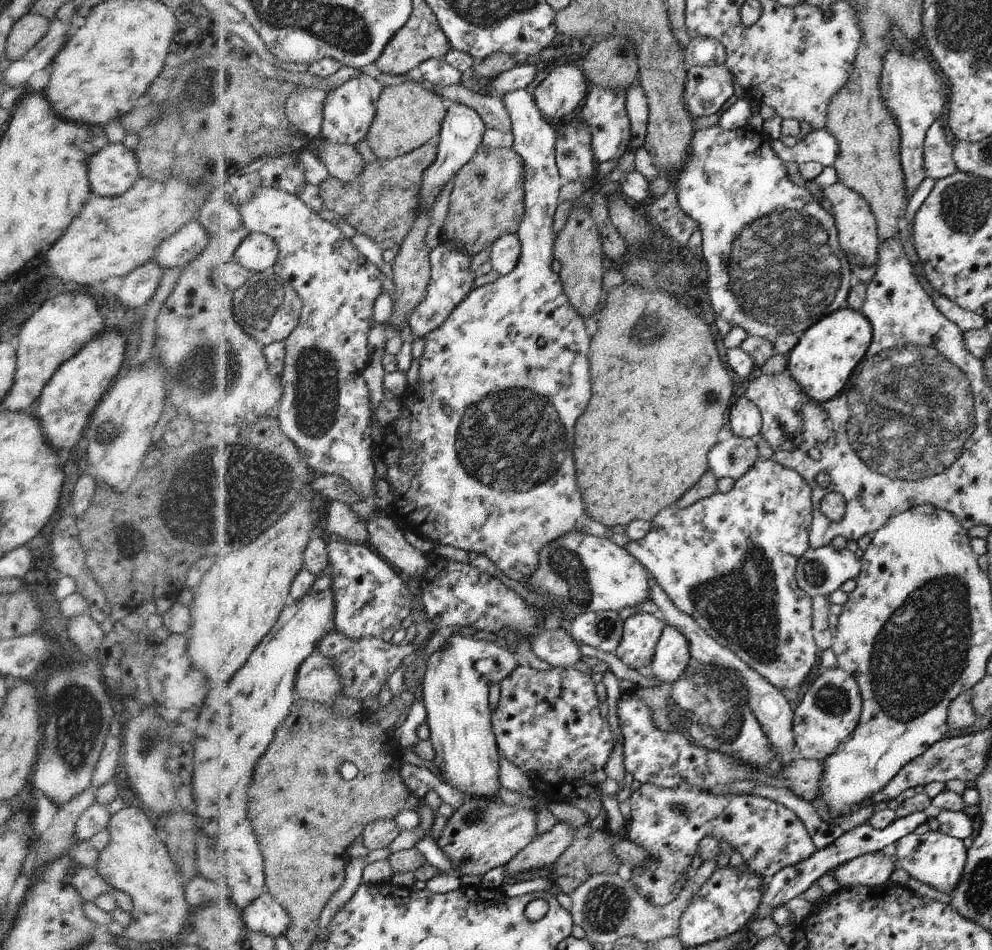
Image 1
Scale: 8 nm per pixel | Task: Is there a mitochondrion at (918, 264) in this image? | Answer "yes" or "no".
no

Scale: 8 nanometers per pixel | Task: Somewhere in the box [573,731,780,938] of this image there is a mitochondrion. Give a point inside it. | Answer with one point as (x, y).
(606, 905)

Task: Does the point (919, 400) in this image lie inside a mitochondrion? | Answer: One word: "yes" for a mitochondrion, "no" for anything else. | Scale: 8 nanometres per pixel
yes

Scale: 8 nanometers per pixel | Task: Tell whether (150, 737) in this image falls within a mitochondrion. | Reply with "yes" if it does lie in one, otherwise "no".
yes

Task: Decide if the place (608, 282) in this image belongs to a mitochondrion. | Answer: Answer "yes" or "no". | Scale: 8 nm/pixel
no

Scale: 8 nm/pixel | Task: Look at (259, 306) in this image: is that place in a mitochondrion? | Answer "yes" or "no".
yes

